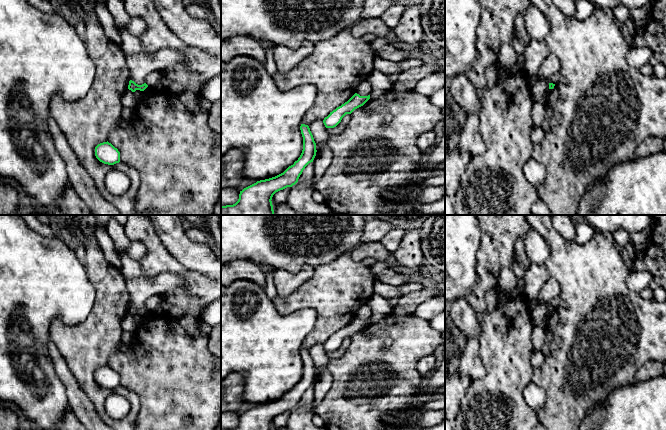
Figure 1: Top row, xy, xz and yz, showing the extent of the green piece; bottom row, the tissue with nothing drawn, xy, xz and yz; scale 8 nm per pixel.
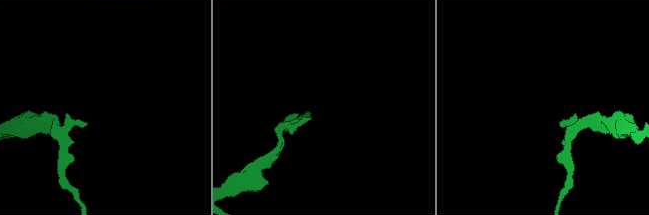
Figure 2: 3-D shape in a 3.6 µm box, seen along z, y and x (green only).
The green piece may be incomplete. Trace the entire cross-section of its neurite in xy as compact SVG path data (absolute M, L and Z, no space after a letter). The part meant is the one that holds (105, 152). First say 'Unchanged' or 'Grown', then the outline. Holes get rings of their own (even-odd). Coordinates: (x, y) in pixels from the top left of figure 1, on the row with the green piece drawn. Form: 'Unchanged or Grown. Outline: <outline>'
Unchanged. Outline: M108 141L95 147L95 156L100 162L108 165L120 162L120 152Z

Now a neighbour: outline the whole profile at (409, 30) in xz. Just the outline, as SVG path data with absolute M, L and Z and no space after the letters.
M419 5L406 7L393 32L399 41L416 47L425 40Z

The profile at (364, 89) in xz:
M364 80L357 87L356 93L359 94L360 96L368 96L370 95L371 90L372 90L372 86L369 83L369 81Z

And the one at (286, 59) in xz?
M304 41L296 49L291 49L283 45L275 45L273 54L274 61L279 73L287 73L294 69L301 61L309 57L314 50L314 42Z

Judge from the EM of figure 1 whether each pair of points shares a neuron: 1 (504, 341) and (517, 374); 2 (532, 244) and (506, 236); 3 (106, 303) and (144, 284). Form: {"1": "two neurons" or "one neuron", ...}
{"1": "one neuron", "2": "two neurons", "3": "two neurons"}

